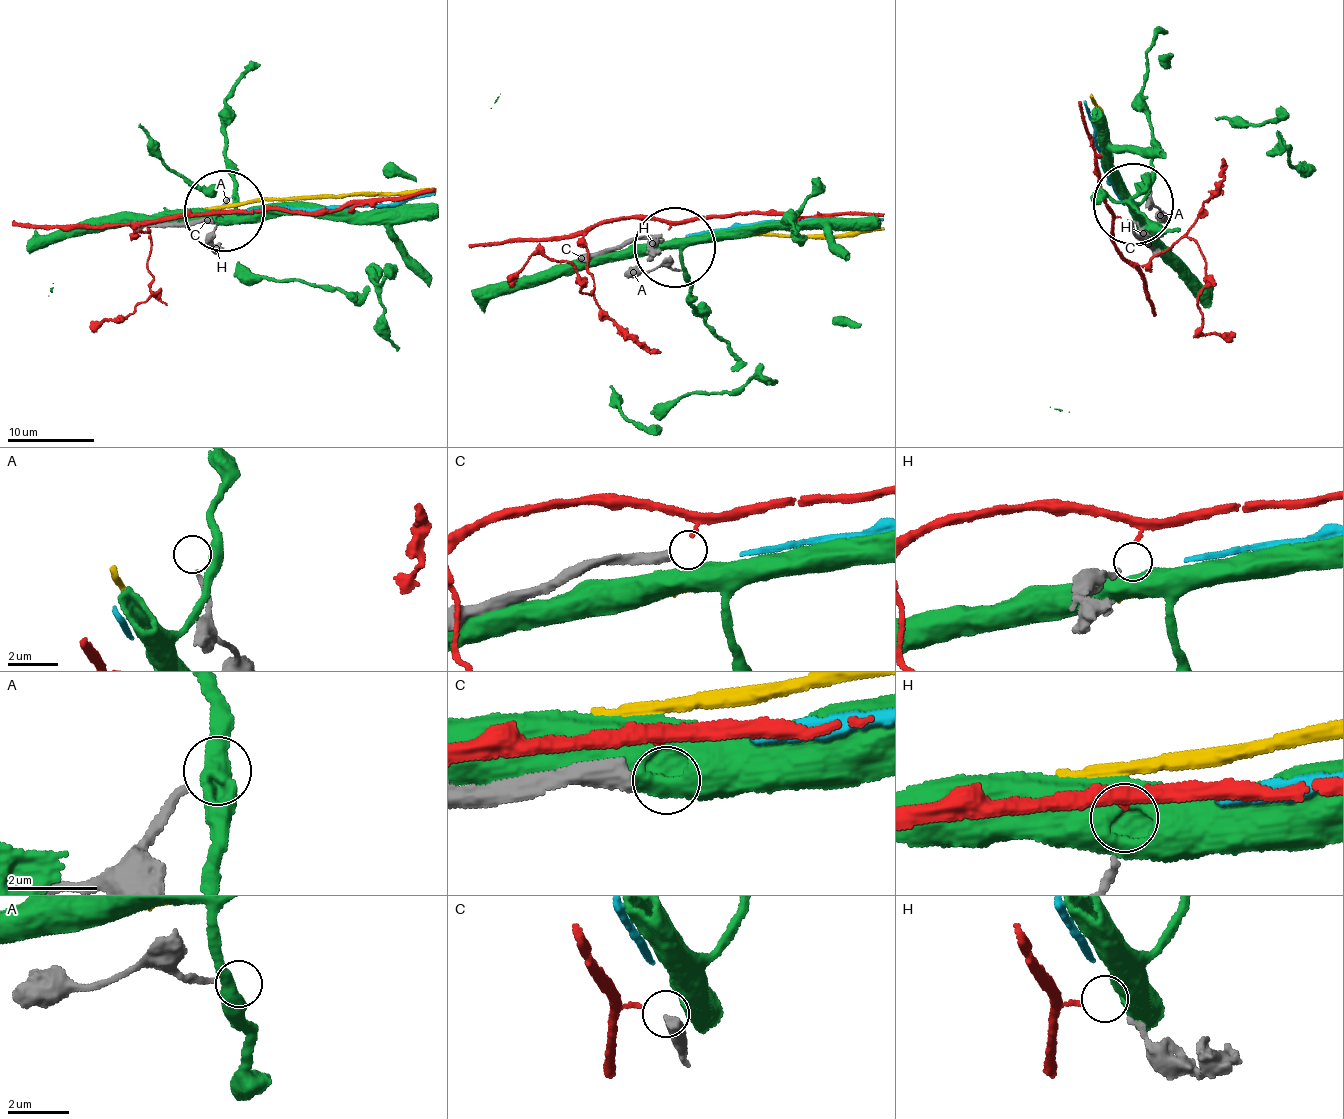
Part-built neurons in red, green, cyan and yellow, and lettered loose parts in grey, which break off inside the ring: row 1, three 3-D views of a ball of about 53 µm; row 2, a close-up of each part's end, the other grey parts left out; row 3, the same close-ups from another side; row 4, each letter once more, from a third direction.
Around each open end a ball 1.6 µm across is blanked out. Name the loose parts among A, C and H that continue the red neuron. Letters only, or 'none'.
H

